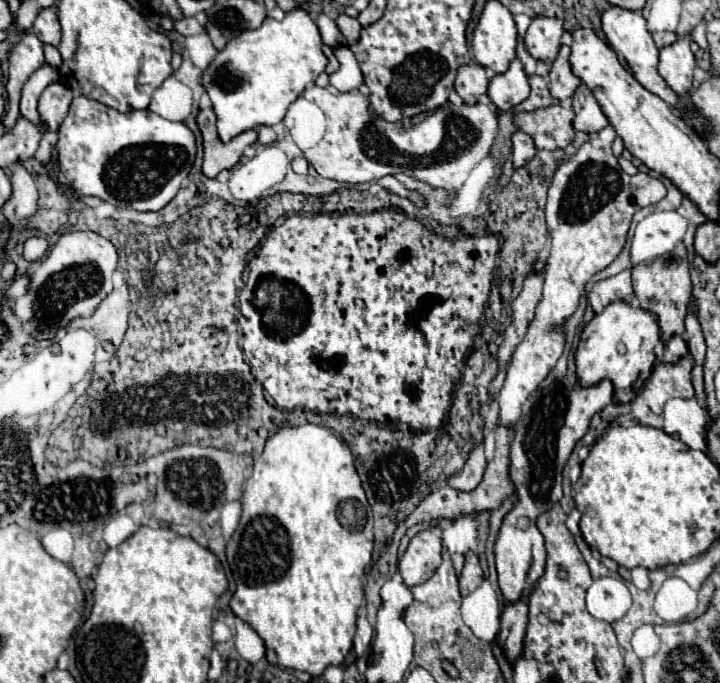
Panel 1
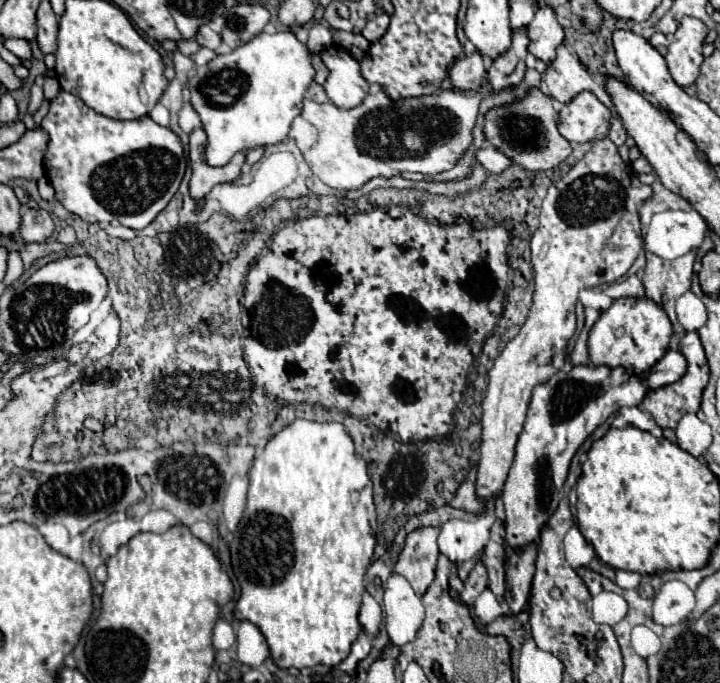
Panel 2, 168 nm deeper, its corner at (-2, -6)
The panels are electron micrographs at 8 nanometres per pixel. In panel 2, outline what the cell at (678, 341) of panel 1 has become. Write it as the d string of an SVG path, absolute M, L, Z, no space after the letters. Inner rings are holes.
M668 350L646 374L646 380L628 374L624 368L578 364L570 372L556 372L544 384L532 390L524 432L516 444L516 458L502 490L506 508L506 548L522 548L538 540L540 528L554 514L562 498L562 484L568 466L580 444L620 406L638 406L648 390L664 388L680 380L686 372L686 360L680 352Z

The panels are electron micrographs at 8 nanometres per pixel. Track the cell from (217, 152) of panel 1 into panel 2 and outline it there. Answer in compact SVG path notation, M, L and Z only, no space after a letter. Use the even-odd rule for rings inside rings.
M196 128L190 134L190 142L188 142L188 160L190 160L190 168L192 168L190 196L194 200L204 198L216 184L234 182L240 176L240 170L244 164L244 154L238 152L228 162L228 166L212 168L204 160L204 146L206 146L206 132L202 128Z

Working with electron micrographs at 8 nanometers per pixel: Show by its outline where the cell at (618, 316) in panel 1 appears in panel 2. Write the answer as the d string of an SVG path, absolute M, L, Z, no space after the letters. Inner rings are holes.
M618 298L614 304L600 314L598 322L590 330L588 350L594 366L624 366L630 374L648 372L668 350L672 336L672 322L660 304L648 298Z

